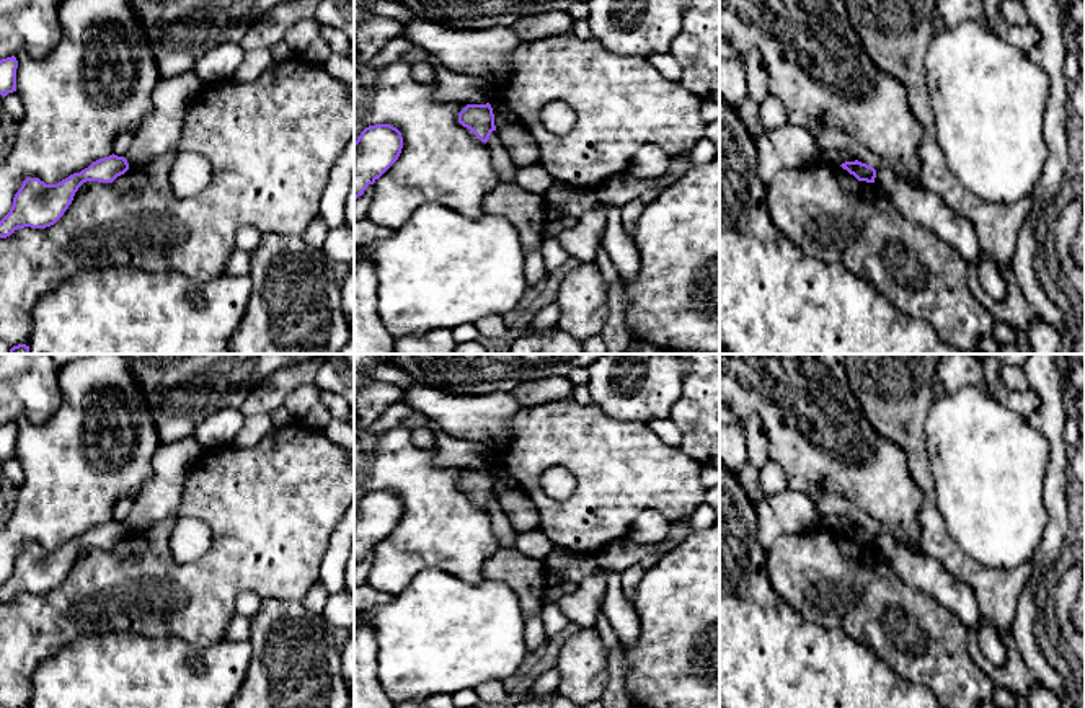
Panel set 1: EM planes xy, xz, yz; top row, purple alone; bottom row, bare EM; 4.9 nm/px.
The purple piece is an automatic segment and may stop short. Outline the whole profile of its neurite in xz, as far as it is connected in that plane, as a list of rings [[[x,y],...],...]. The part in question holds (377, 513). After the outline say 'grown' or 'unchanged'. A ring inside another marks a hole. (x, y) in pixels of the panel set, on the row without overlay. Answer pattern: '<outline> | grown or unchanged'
[[[390,489],[365,493],[354,507],[354,566],[400,522],[401,498]]] | unchanged

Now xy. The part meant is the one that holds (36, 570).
[[[113,519],[57,550],[46,550],[39,543],[26,543],[13,563],[10,577],[0,586],[0,604],[7,604],[24,592],[46,594],[54,591],[69,574],[83,548],[113,548],[127,535],[127,525]]] | unchanged

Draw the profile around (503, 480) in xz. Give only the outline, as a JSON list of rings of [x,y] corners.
[[[494,465],[489,470],[493,473],[496,494],[506,491],[519,491],[517,481],[512,478],[506,467]]]

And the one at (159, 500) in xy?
[[[191,436],[158,447],[152,458],[152,478],[134,499],[124,520],[129,532],[144,532],[176,514],[184,478],[202,454],[202,445]]]

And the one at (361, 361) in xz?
[[[354,354],[354,396],[375,382],[364,375],[362,370],[387,364],[392,364],[390,354]]]

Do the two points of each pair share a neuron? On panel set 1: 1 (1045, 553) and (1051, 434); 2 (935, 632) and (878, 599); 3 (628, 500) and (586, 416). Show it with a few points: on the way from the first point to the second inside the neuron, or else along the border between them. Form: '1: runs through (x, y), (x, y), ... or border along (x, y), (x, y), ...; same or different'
1: runs through (1056, 524), (1056, 464); same
2: runs through (921, 623), (901, 604), (893, 604); same
3: runs through (619, 478), (619, 470), (586, 438); same

